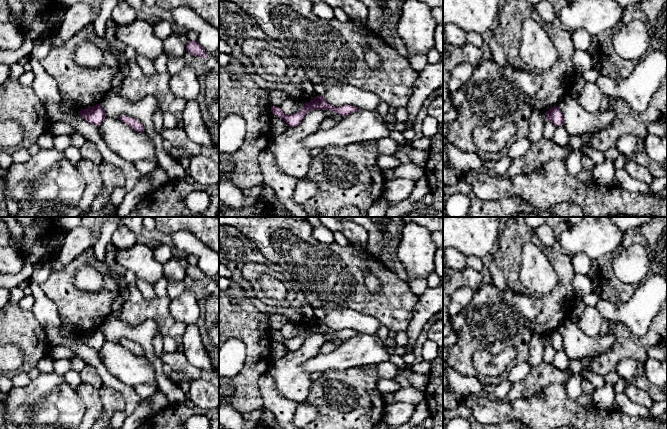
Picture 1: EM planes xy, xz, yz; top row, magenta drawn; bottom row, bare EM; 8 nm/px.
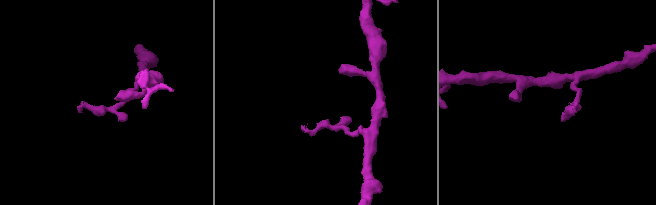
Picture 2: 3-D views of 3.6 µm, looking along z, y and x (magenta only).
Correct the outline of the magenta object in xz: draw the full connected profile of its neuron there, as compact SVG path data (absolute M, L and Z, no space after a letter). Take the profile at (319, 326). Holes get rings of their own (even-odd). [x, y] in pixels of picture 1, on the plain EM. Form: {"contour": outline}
{"contour": "M317 319L310 326L304 327L303 332L300 335L291 339L285 338L280 331L271 330L272 338L284 344L289 351L298 350L303 344L303 342L305 341L305 339L310 334L316 334L316 333L323 334L323 335L330 333L336 336L337 338L344 339L344 340L348 340L349 338L358 336L360 334L357 331L352 329L344 329L339 331L332 330L325 324L323 319Z"}

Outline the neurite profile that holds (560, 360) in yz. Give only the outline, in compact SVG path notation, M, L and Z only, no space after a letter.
M563 350L556 351L551 364L558 370L565 372L569 368L569 358Z

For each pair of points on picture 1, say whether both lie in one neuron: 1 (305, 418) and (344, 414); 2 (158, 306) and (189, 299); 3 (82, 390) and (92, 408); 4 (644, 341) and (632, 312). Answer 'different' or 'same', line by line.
1: different
2: different
3: same
4: different

